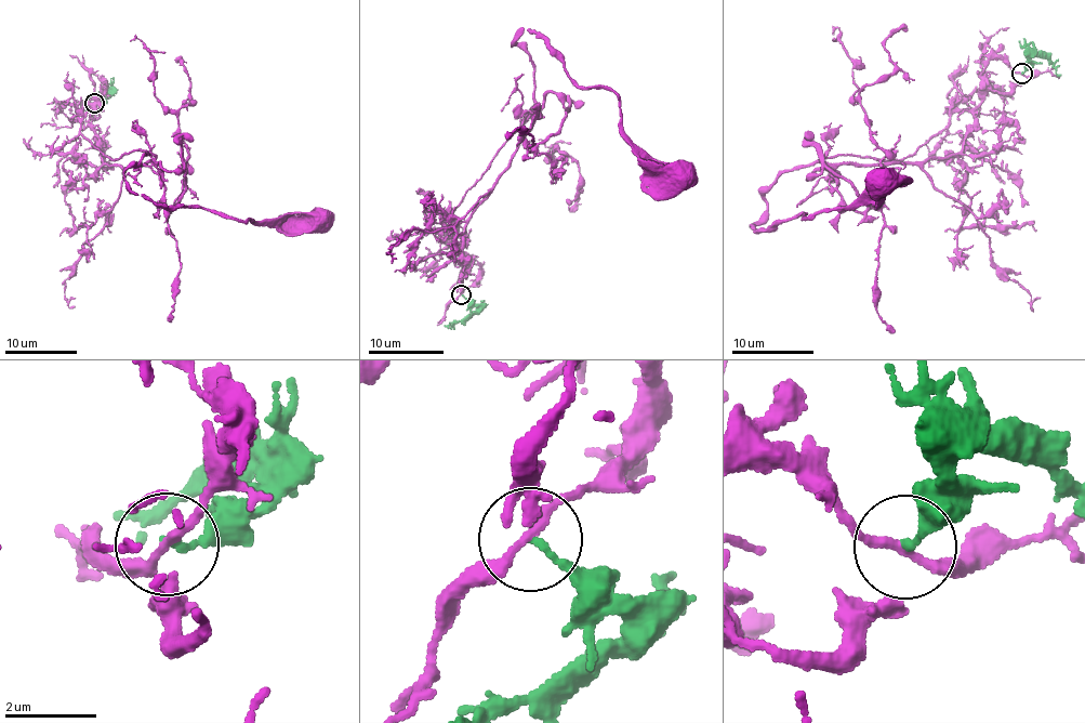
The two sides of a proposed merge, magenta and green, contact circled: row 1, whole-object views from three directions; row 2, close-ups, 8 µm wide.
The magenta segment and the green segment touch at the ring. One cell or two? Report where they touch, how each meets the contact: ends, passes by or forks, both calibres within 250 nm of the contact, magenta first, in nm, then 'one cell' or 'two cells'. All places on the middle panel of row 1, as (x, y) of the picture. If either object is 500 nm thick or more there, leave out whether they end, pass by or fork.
place (461, 294); magenta forks; green ends; calibres 150 and 160 nm; two cells

